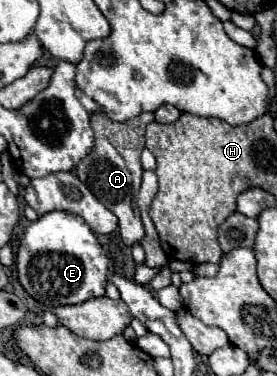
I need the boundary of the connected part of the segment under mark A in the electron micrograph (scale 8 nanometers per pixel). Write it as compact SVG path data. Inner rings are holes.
M102 110L90 114L90 124L94 130L94 148L84 160L78 164L78 178L90 188L90 192L116 214L120 222L120 236L126 246L140 244L144 240L144 226L140 220L140 214L136 210L136 196L140 188L142 178L142 166L140 166L140 152L144 150L144 130L154 120L154 114L146 114L146 120L132 118L122 124L110 120Z

